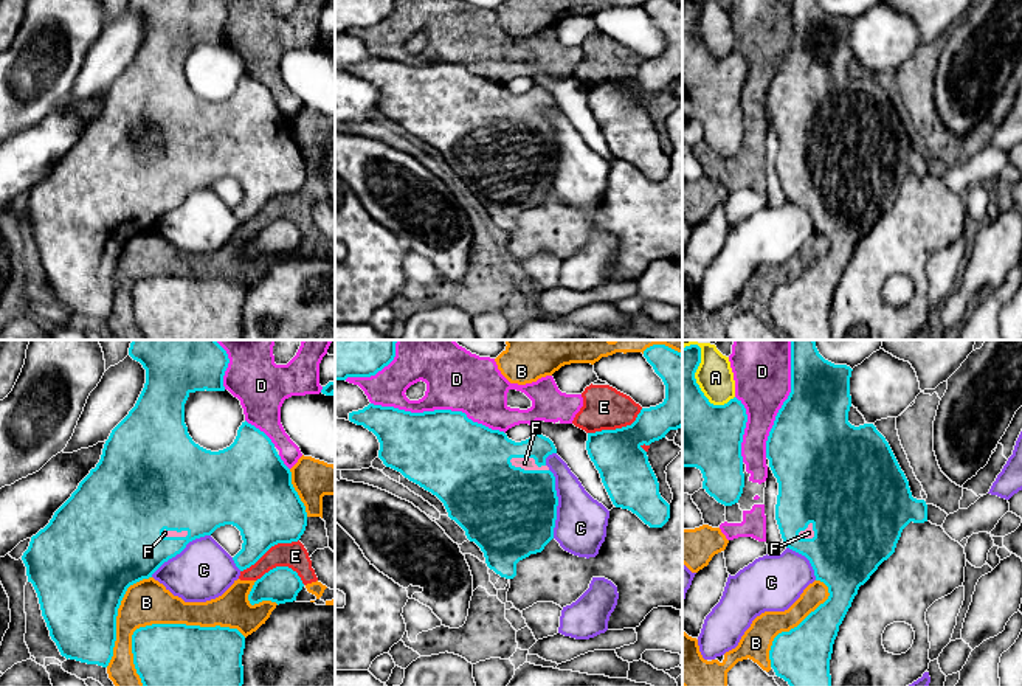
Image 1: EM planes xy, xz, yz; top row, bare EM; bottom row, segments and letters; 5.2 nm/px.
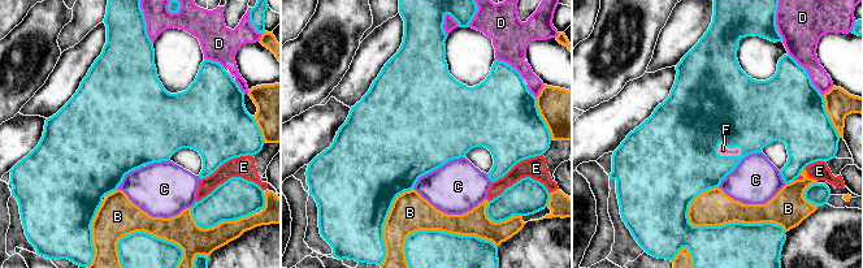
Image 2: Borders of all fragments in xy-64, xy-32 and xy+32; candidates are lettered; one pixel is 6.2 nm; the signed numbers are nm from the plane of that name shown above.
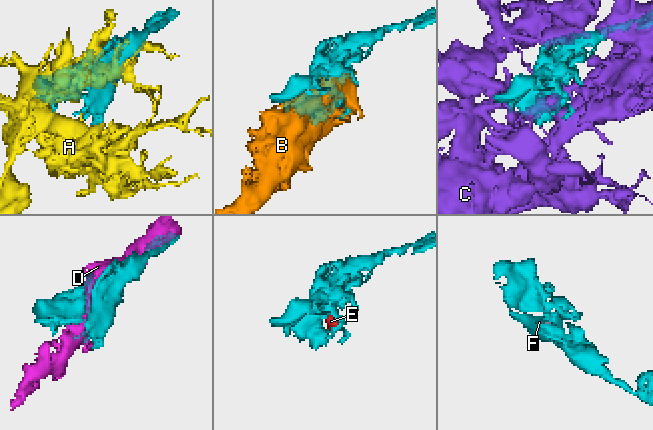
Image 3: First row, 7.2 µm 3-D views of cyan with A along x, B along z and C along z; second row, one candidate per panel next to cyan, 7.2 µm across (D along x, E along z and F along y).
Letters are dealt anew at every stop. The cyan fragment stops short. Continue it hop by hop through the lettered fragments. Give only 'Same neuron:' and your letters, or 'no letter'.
Same neuron: F

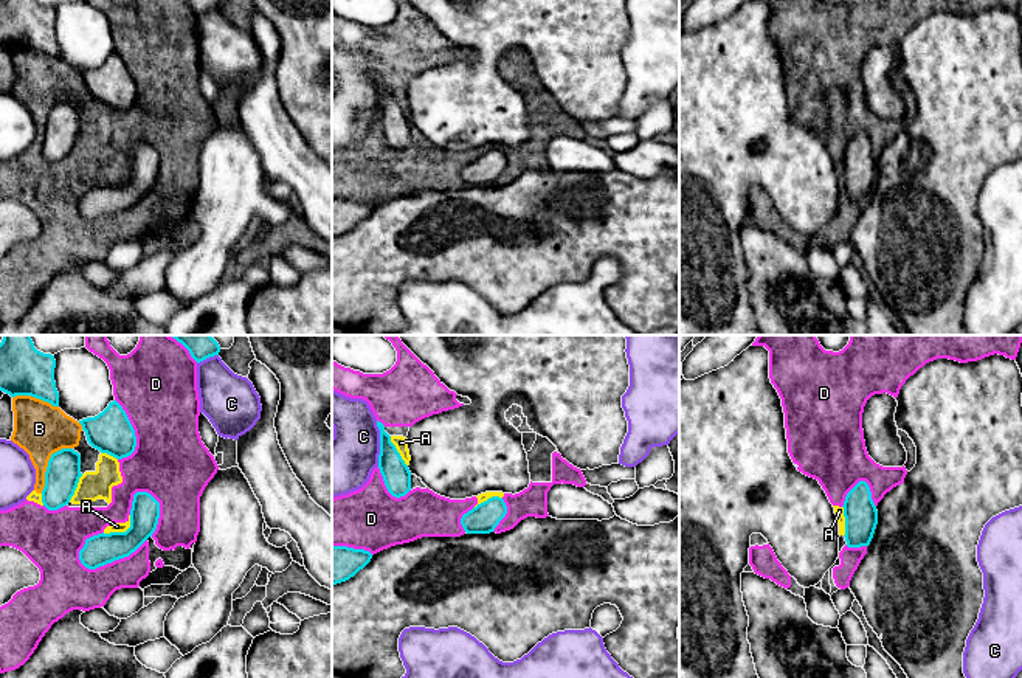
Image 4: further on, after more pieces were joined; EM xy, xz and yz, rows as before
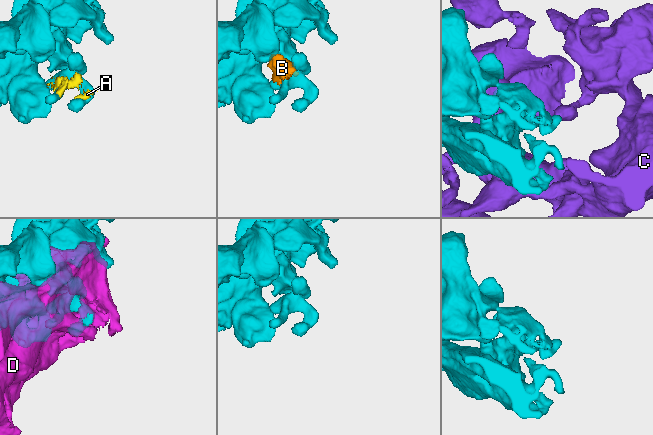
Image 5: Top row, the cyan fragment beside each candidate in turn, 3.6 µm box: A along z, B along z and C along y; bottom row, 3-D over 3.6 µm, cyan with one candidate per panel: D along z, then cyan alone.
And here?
Same neuron: no letter

